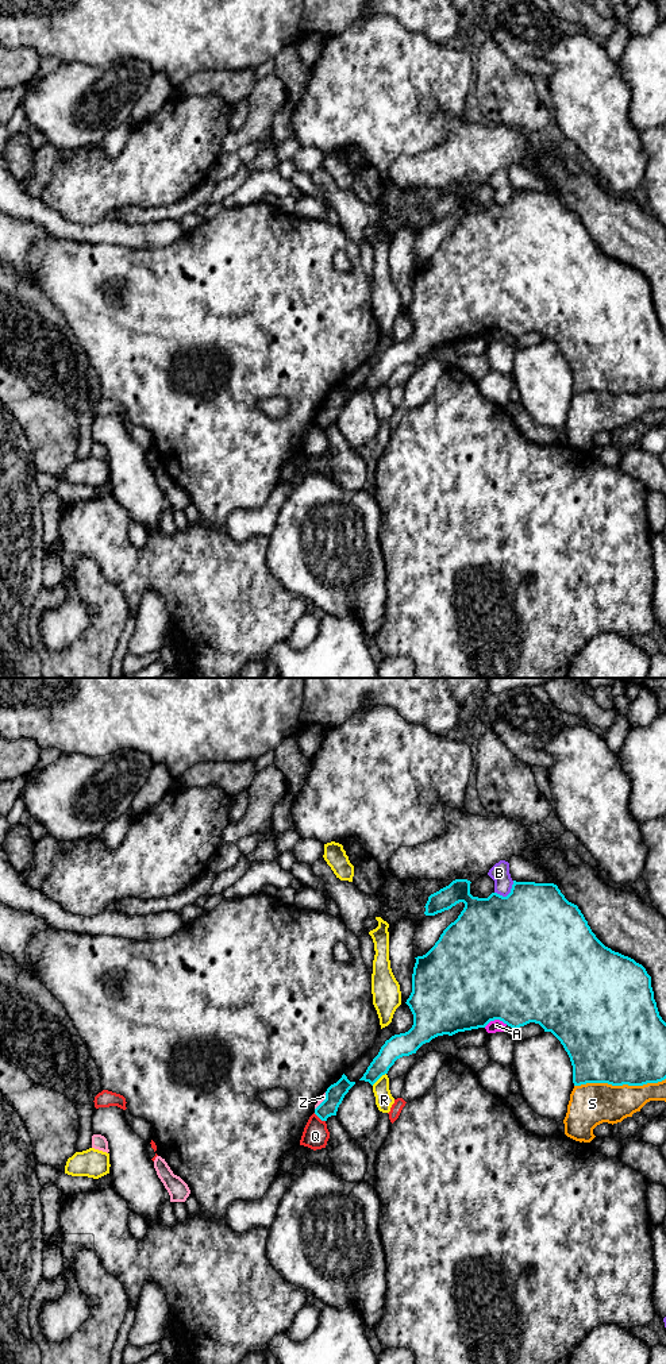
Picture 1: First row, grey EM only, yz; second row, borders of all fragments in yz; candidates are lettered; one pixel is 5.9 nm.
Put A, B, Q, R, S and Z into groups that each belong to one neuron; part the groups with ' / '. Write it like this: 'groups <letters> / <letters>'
groups A / B / Q / R / S / Z

